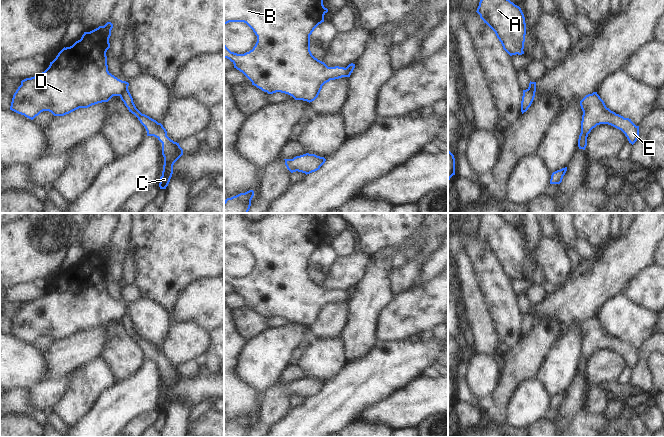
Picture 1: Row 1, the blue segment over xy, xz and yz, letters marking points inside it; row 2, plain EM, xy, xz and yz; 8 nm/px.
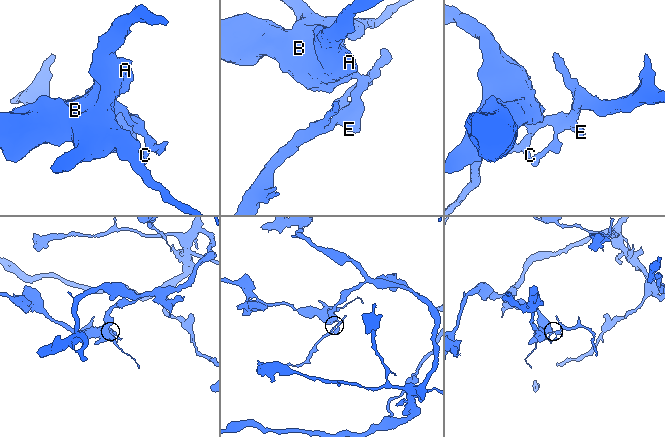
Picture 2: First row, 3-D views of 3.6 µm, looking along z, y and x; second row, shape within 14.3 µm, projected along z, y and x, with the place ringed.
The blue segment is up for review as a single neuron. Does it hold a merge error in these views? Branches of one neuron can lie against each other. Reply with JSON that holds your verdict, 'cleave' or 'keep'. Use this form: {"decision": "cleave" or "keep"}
{"decision": "cleave"}

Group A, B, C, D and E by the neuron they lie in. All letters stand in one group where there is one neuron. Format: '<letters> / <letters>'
A B D / C E

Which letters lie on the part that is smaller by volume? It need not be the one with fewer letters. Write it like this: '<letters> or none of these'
C, E

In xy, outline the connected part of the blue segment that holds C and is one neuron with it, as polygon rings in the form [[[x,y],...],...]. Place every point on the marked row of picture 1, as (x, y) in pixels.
[[[128,89],[122,92],[120,98],[128,108],[129,112],[134,114],[145,127],[147,136],[154,136],[162,143],[164,165],[159,187],[160,189],[166,189],[173,174],[173,165],[183,155],[183,149],[180,147],[179,143],[174,142],[167,136],[167,131],[161,123],[158,123],[156,120],[145,114],[142,114],[136,108]]]

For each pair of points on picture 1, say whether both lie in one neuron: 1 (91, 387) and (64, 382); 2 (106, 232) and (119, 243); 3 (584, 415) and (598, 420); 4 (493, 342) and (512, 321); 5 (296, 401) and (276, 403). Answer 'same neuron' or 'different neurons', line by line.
1: different neurons
2: different neurons
3: same neuron
4: different neurons
5: different neurons

